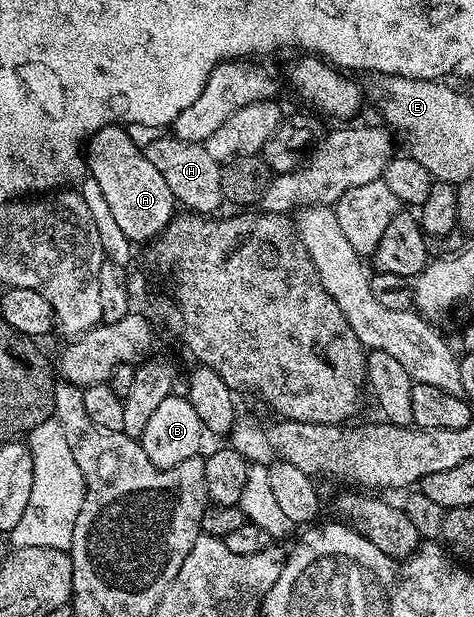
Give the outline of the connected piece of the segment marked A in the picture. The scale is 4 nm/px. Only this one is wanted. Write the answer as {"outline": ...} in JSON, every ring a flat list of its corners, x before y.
{"outline":[[105,125,90,136,84,146,88,177,100,183,101,192,117,226,131,243,153,242,176,216,176,202,164,175,145,158,143,146,132,143,121,125]]}

